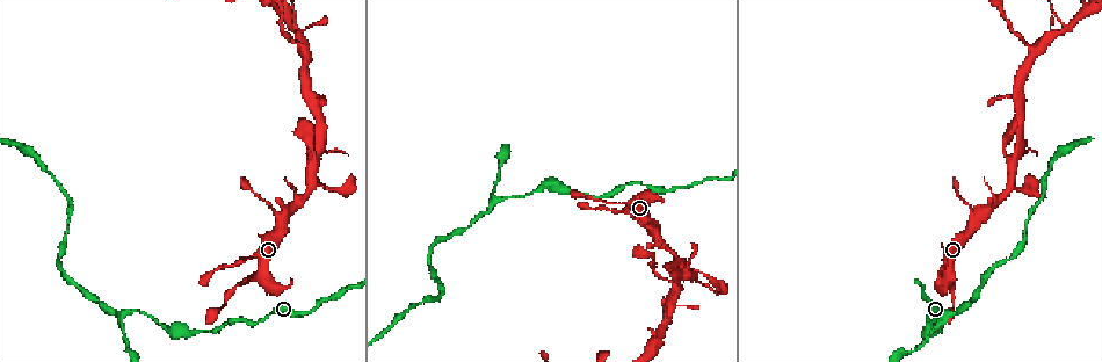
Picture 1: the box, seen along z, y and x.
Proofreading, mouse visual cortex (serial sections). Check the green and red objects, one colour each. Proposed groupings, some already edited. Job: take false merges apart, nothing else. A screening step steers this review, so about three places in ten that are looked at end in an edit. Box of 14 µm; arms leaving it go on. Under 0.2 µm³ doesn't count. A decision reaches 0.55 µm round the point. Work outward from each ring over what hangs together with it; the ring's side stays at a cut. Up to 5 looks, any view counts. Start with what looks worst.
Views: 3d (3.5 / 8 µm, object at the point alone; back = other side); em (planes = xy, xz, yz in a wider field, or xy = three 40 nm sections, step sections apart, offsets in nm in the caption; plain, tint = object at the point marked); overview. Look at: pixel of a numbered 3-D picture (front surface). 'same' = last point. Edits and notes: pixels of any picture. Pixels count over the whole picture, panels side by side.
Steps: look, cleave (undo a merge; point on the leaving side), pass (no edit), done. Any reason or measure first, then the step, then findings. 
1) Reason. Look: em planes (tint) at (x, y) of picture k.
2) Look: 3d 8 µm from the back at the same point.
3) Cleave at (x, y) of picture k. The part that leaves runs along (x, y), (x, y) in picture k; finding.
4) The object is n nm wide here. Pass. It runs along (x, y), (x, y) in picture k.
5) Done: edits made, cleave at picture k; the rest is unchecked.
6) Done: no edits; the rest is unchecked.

Three-way junction. Look: 3d 3.5 µm at (126, 311) of picture 1.

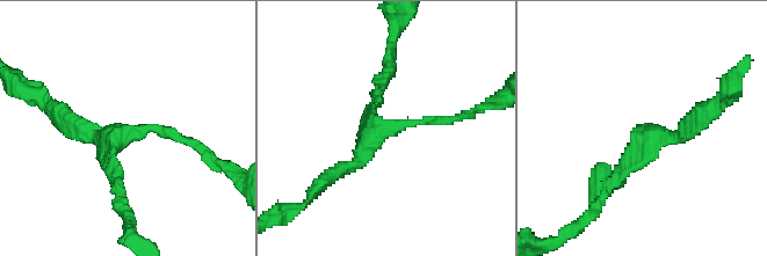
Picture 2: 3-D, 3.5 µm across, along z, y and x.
3 arms meet here; the arms are 150, 150, 200 nm wide. Look: em xy step 1 (tint) at (121, 136) of picture 2.

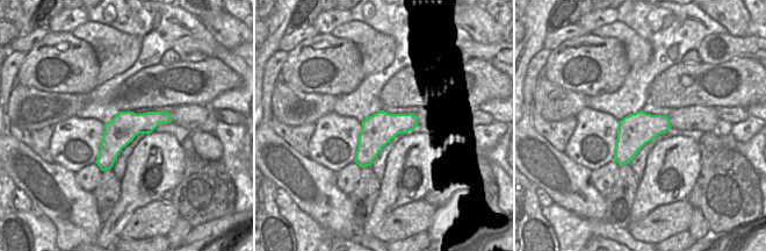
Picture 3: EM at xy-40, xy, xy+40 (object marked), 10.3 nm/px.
Pass. It runs along (167, 116), (136, 123), (103, 167) in picture 3; one cell here.

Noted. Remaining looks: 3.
Two arms in line, one across. Look: 3d 3.5 µm at (678, 289) of picture 1.

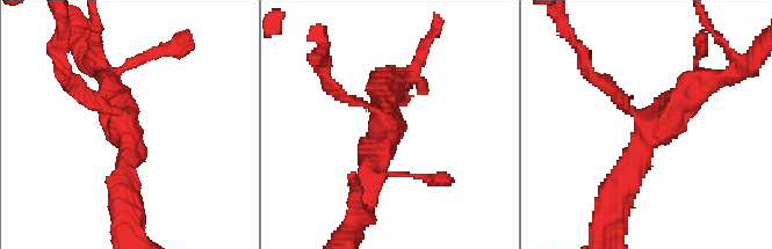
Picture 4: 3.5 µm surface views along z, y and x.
3 arms meet here; the arms are 150, 300, 350 nm wide; now the EM. Look: em xy step 5 (tint) at (124, 133) of picture 4.

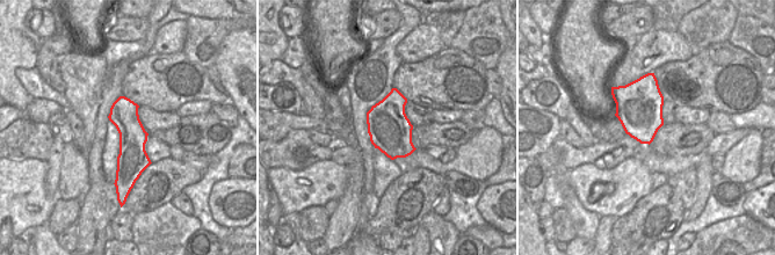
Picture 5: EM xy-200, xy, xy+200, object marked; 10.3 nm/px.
The object is 440 nm wide here. Pass. It runs along (614, 198), (643, 145), (704, 78) in picture 4; continuous, no second cell.

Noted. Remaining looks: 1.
Done: no edits; the rest is unchecked.

